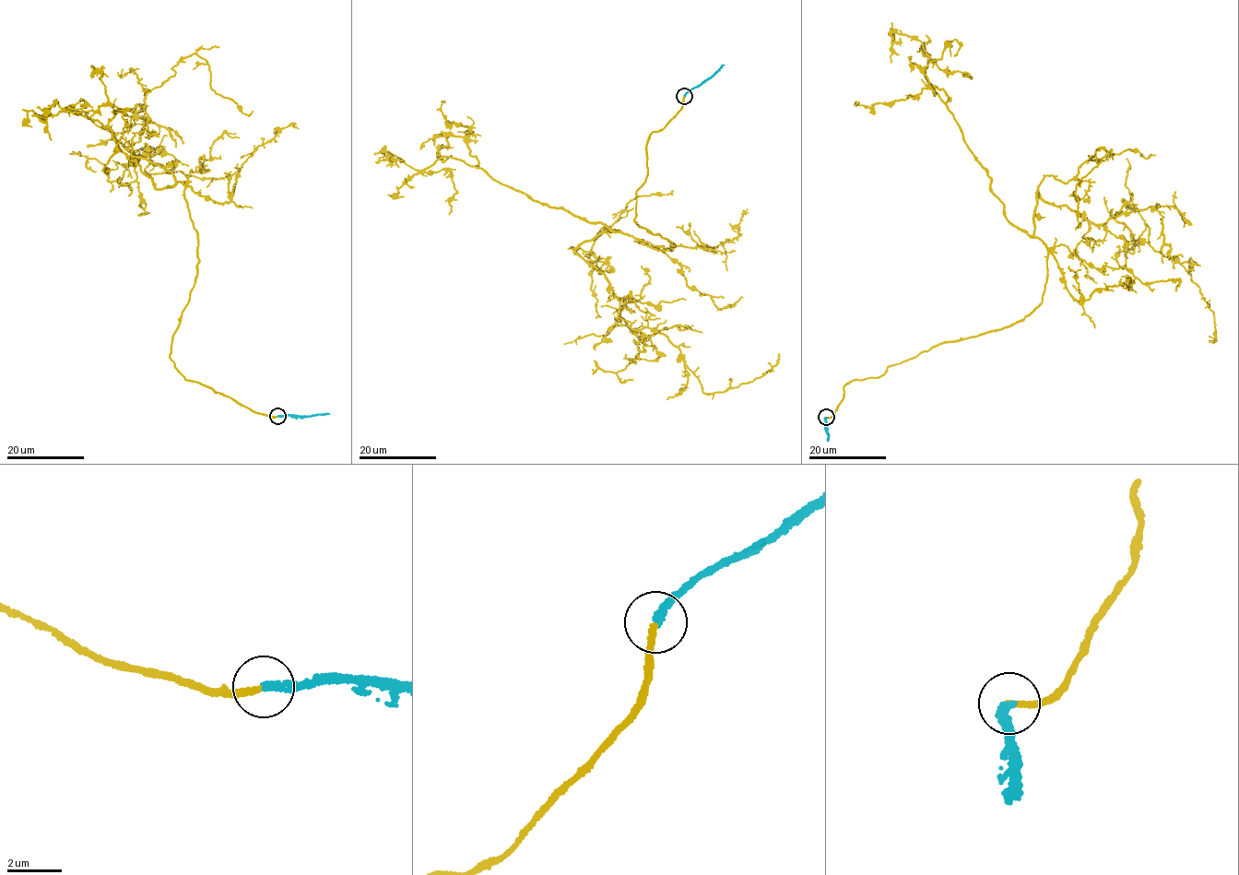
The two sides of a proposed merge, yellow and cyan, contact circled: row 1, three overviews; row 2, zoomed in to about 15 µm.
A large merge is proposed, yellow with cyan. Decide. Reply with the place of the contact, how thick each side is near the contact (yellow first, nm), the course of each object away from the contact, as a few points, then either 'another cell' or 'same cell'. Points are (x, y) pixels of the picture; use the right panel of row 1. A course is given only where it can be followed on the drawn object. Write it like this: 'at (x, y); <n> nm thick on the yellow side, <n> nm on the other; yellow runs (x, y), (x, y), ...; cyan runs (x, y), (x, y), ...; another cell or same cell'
at (826, 417); 240 nm thick on the yellow side, 240 nm on the other; yellow runs (826, 418), (850, 382), (1038, 305), (1038, 191), (1181, 265), (1214, 313), (1209, 342); cyan runs (826, 418), (828, 441); same cell

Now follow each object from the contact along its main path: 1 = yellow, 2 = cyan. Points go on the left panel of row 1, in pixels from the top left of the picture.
1: (278, 416), (177, 371), (197, 232), (185, 184), (127, 150), (154, 148), (145, 171), (228, 179)
2: (278, 416), (330, 414)

